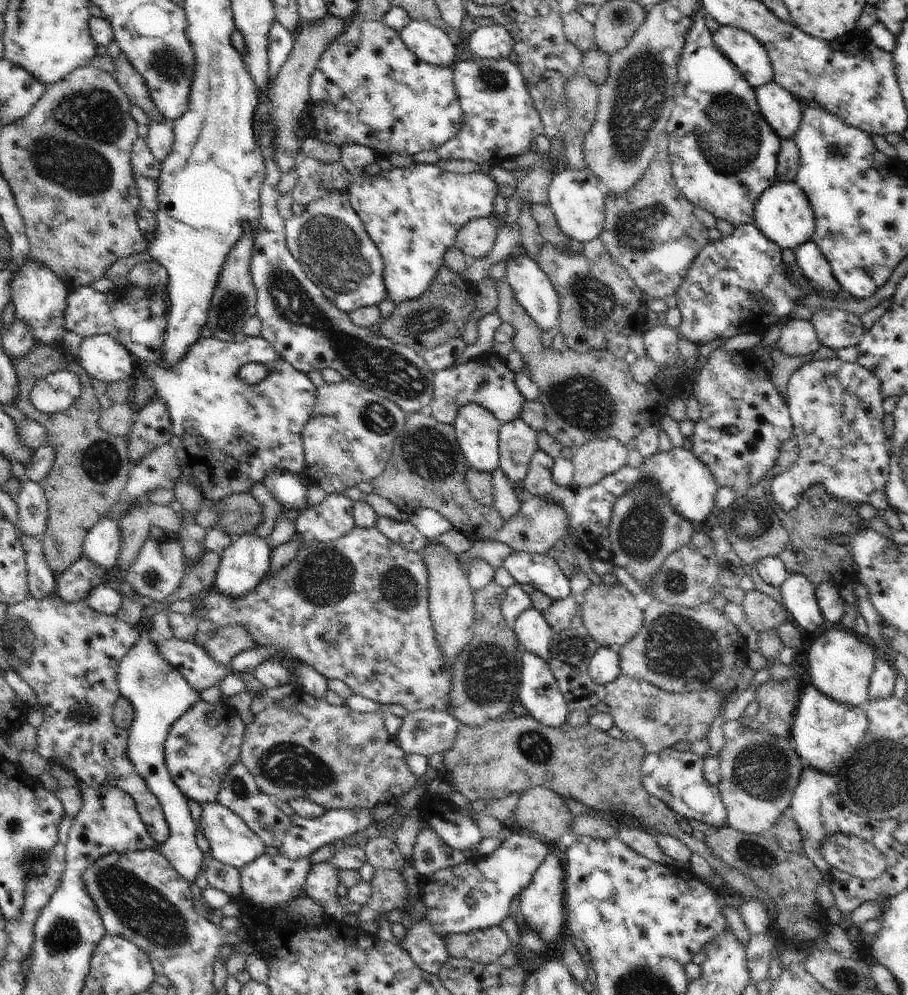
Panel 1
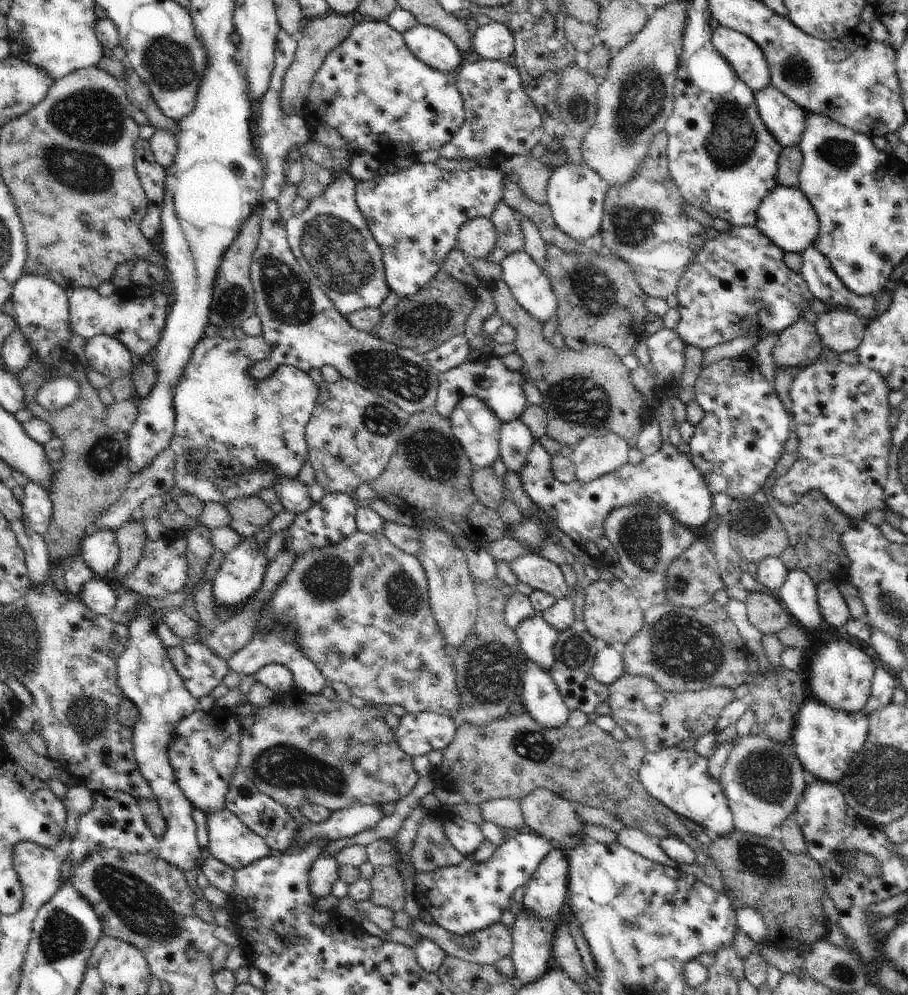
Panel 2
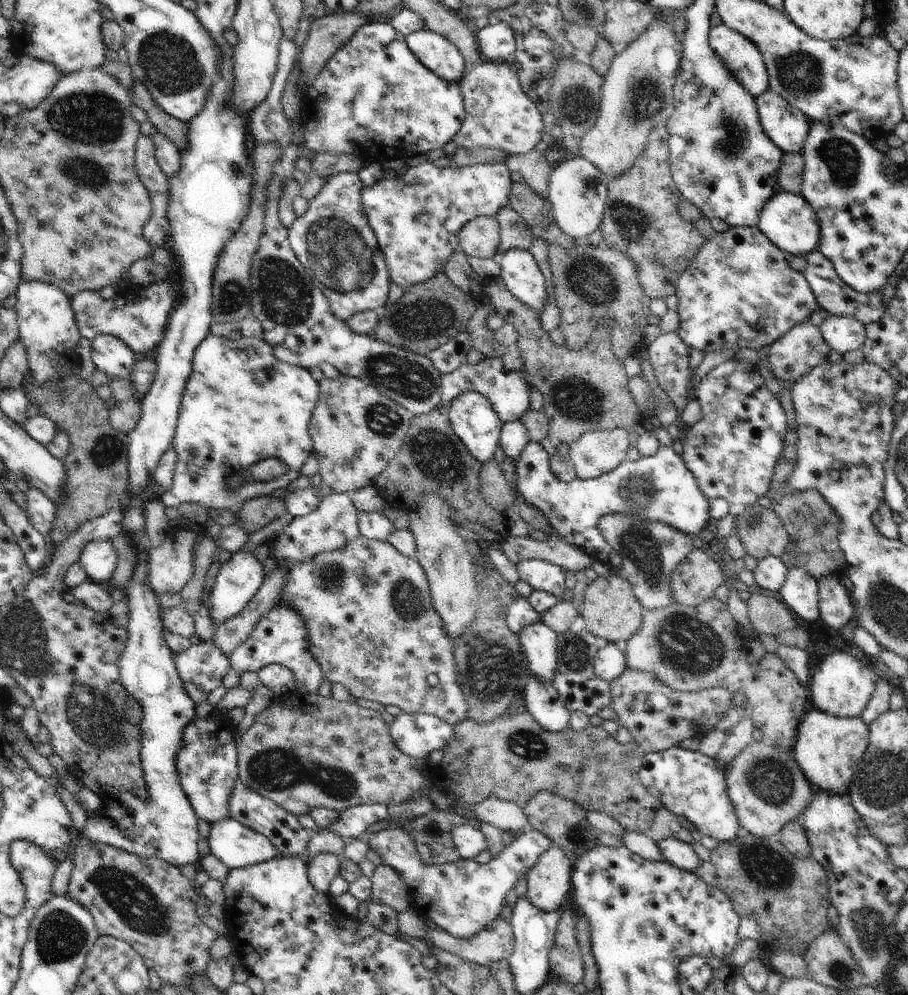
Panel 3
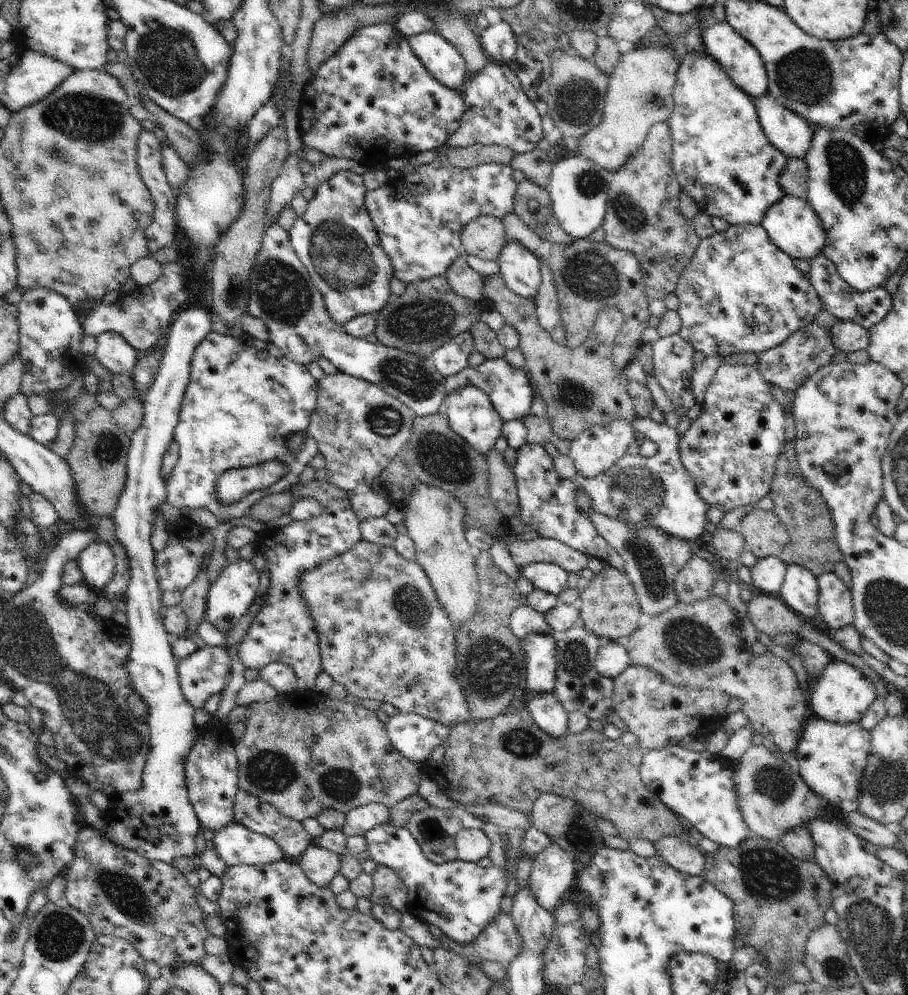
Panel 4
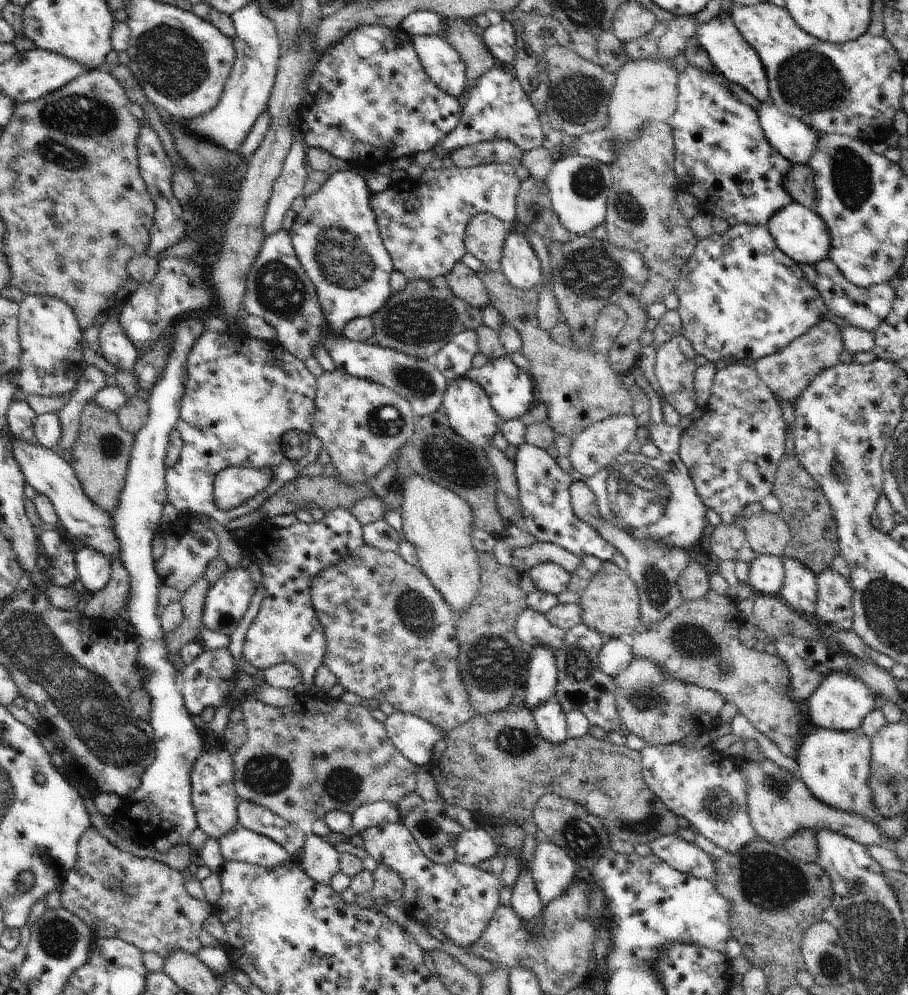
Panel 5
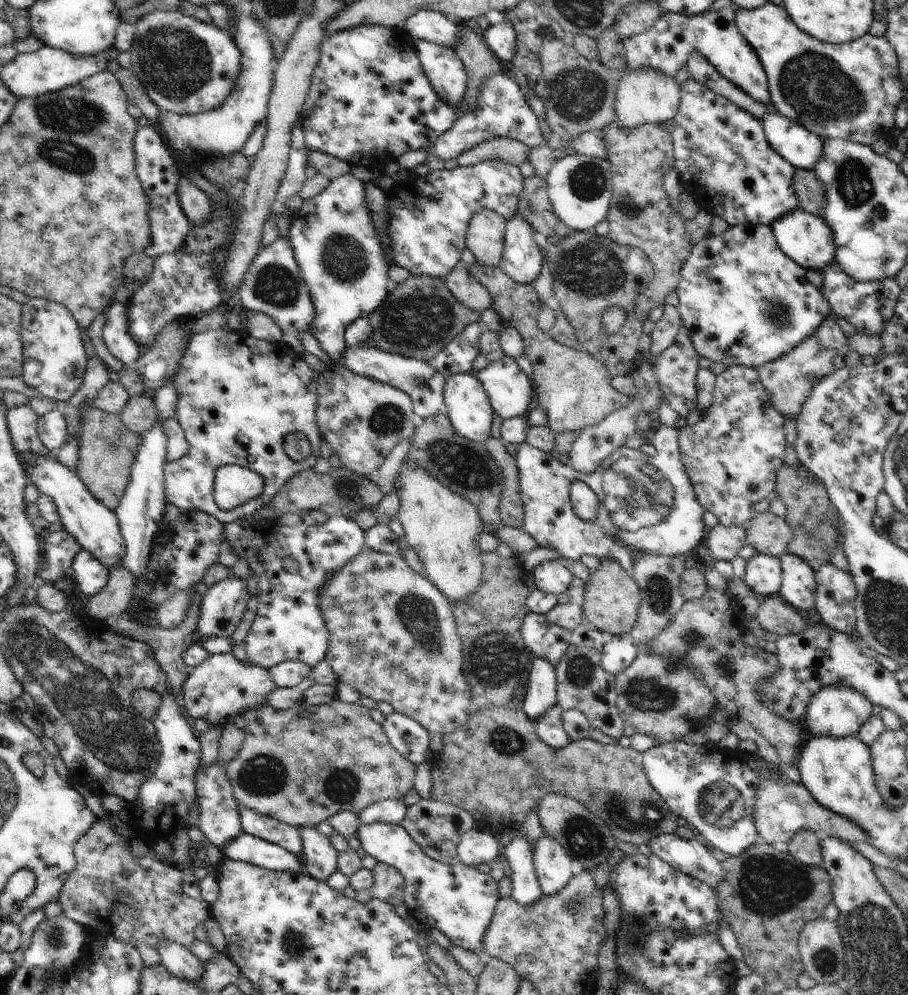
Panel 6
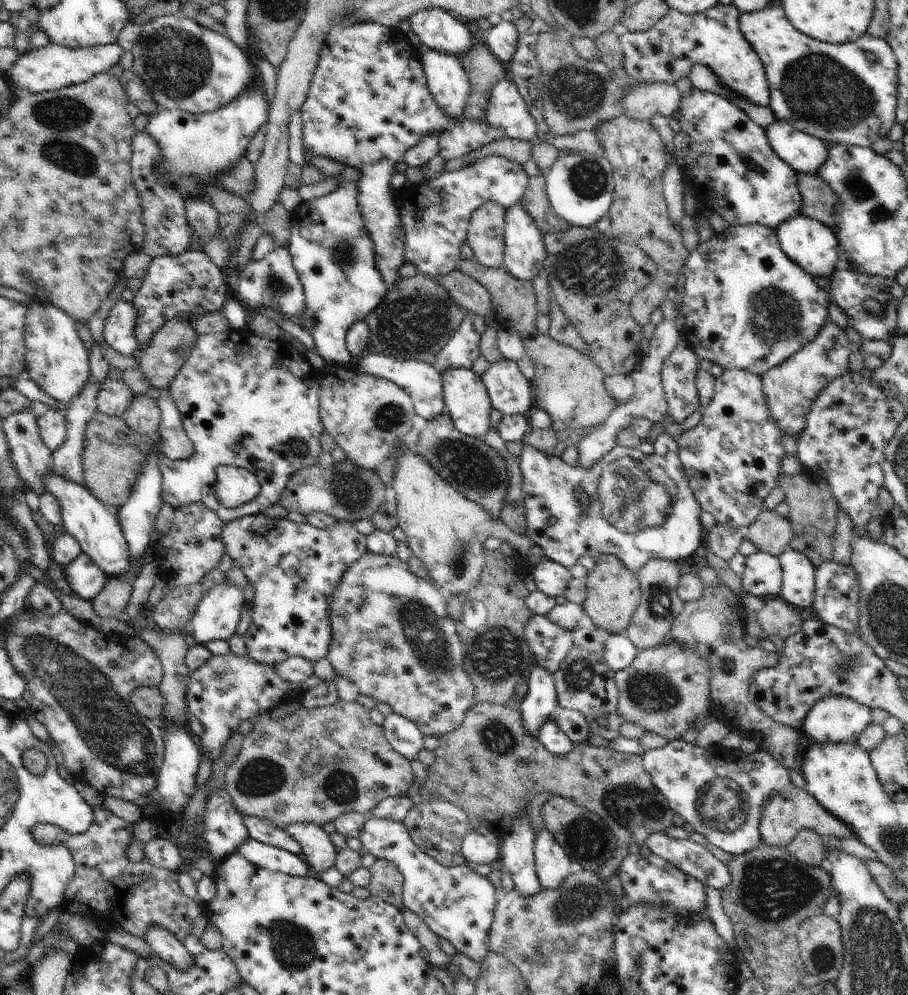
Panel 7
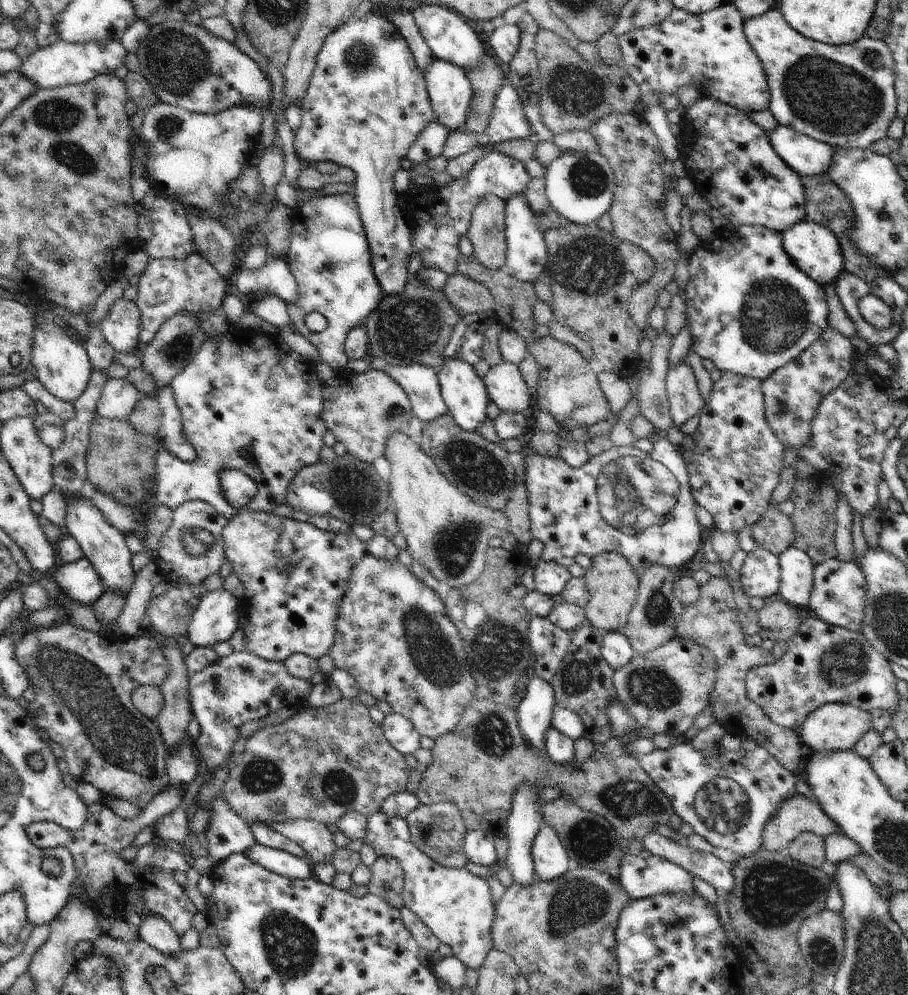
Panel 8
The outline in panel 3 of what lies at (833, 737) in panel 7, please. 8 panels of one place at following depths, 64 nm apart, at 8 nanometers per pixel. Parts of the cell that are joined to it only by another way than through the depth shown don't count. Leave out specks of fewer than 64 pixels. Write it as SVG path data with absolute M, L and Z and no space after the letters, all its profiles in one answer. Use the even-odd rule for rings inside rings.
M835 649L818 661L811 676L809 700L812 707L836 718L858 718L876 690L876 670L868 659L860 660L849 649Z

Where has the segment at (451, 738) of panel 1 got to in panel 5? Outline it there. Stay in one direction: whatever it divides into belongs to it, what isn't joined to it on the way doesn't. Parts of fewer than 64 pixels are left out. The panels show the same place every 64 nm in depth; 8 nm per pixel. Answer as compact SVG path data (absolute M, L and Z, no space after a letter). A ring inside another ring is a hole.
M398 711L387 716L384 726L390 742L419 767L428 765L434 744L447 734L422 718Z

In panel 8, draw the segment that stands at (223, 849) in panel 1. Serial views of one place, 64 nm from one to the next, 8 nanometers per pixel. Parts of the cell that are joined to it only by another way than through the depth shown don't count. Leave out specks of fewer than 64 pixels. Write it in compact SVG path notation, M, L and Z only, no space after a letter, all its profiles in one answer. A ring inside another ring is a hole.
M258 842L244 854L251 862L262 866L269 872L290 879L308 879L314 876L314 868L308 860L279 849L263 846Z

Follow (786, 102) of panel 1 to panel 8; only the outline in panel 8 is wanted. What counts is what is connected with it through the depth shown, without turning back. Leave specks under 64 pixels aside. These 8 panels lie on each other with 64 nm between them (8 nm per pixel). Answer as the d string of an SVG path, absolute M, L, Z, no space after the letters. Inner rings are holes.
M778 125L773 132L768 132L768 139L776 155L798 175L815 176L827 174L832 165L835 149L824 142L808 137L803 133L795 132L791 127Z

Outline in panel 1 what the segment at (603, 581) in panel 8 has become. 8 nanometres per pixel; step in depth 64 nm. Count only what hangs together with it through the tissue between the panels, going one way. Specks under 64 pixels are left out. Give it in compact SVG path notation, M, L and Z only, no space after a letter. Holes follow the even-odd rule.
M604 583L591 585L581 596L582 621L587 634L600 646L610 647L618 644L625 646L643 626L643 611L637 606L635 598L627 588L619 584L608 586Z

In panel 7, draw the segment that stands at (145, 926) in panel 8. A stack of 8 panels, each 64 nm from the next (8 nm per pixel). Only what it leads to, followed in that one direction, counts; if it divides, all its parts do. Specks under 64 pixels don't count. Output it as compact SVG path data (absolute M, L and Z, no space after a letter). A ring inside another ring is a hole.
M154 926L142 938L153 952L156 952L164 962L172 964L176 970L192 968L193 956L188 954L188 950L168 928Z

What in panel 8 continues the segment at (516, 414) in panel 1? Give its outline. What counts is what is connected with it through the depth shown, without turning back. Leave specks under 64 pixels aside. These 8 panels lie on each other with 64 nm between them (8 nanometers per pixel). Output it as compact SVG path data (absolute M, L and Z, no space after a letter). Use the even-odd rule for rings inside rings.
M503 361L501 364L492 366L483 382L489 398L502 413L524 413L534 405L534 395L529 392L521 371L513 363Z

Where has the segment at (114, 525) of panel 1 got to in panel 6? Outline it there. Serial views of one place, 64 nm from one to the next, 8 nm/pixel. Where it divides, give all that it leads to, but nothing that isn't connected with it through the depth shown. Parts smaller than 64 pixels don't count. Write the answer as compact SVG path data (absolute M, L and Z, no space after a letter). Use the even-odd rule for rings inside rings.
M80 550L72 562L72 578L81 593L94 596L106 586L110 571L100 560L96 560L88 550Z

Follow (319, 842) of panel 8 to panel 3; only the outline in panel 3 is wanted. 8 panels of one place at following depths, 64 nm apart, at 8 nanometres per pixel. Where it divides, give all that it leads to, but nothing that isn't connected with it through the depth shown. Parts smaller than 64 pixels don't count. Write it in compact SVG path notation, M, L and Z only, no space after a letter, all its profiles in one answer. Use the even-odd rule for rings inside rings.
M324 850L308 862L308 880L318 892L327 892L330 882L339 874L341 855L337 851Z

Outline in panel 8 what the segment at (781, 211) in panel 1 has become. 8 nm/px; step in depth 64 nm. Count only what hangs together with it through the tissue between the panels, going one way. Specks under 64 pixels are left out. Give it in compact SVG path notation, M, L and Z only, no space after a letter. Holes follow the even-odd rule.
M800 220L791 228L781 233L783 248L793 259L795 266L800 268L811 280L822 286L835 284L839 275L844 271L843 251L838 238L824 226L814 222Z

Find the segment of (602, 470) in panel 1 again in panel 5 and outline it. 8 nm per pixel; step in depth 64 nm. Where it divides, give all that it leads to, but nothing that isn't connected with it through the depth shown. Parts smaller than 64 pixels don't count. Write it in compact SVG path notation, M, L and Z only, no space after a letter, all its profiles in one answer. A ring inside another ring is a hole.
M614 414L602 422L591 424L578 434L571 444L568 458L572 468L584 476L592 476L604 467L617 463L622 452L627 451L628 444L636 438L638 428L634 414Z

